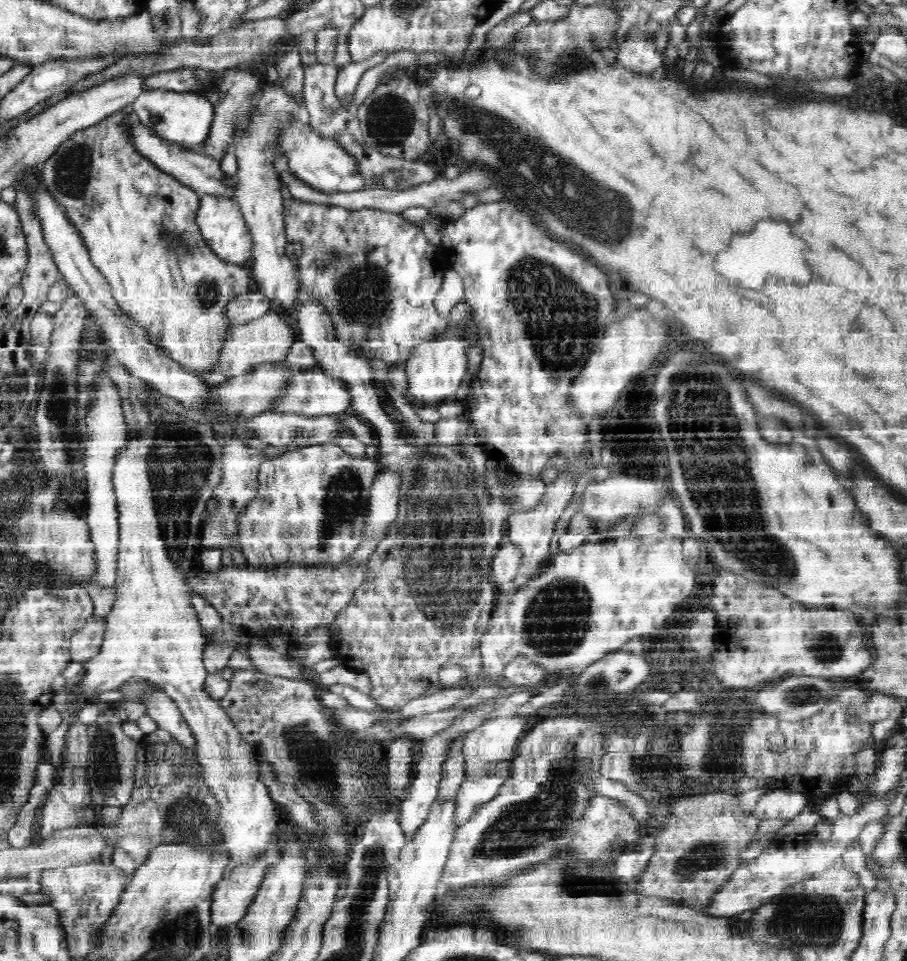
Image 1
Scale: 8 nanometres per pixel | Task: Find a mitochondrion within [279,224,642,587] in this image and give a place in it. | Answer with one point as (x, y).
(559, 317)

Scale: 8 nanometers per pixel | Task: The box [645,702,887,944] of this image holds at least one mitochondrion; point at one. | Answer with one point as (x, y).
(705, 856)

